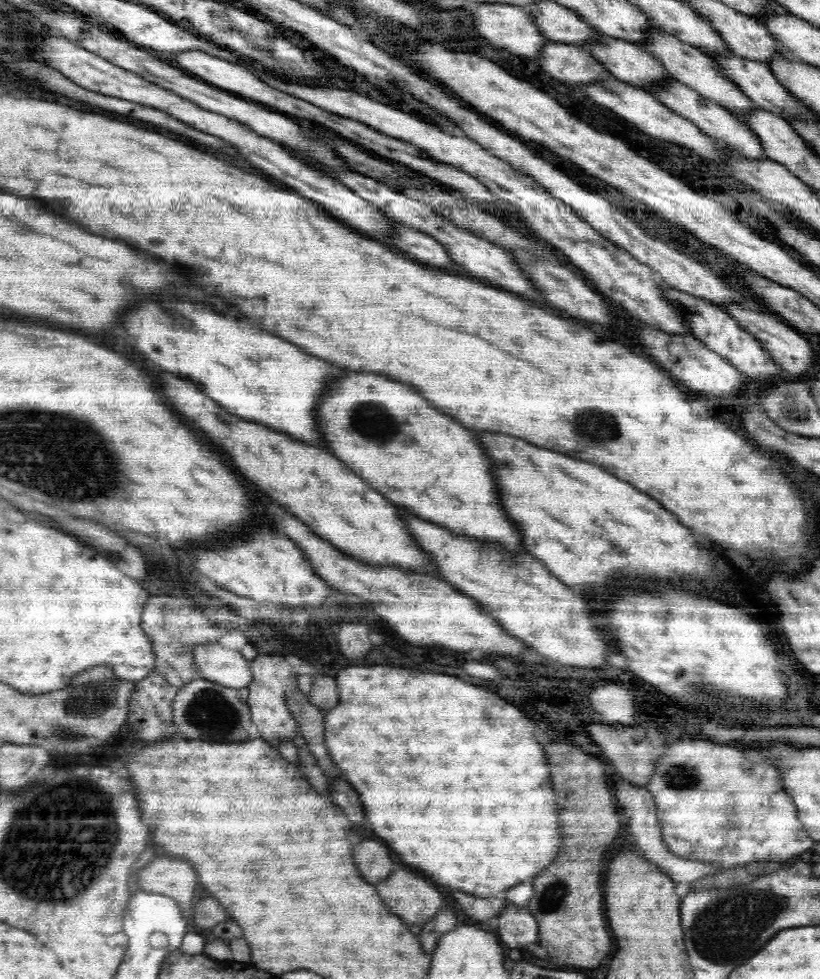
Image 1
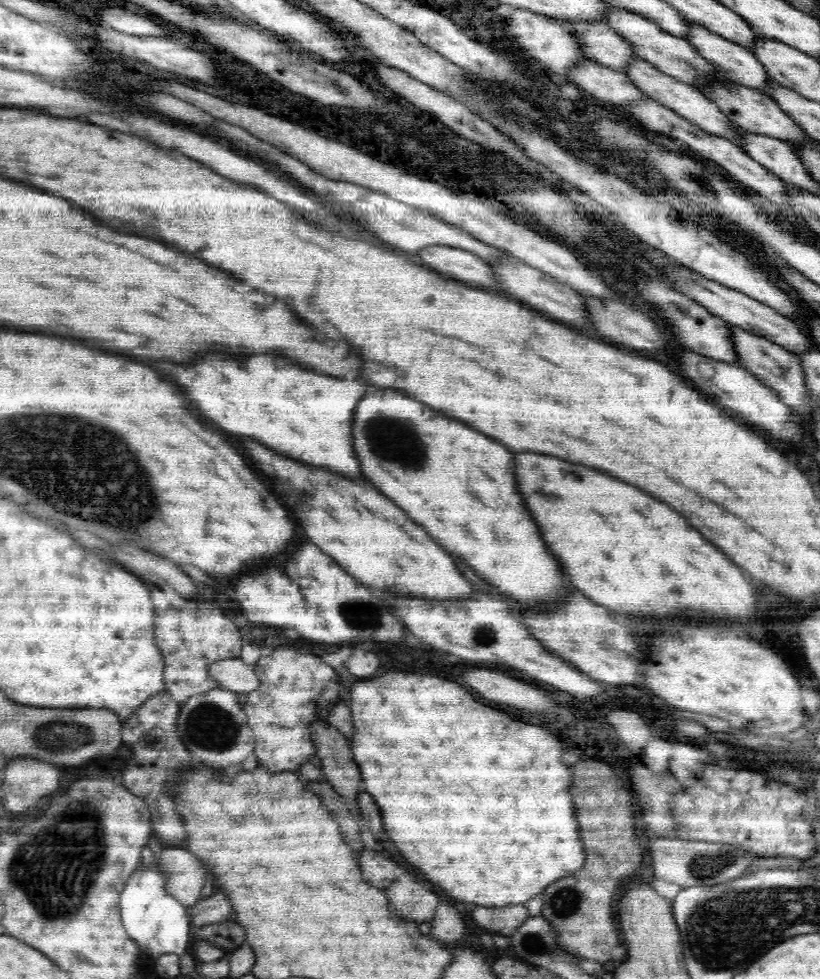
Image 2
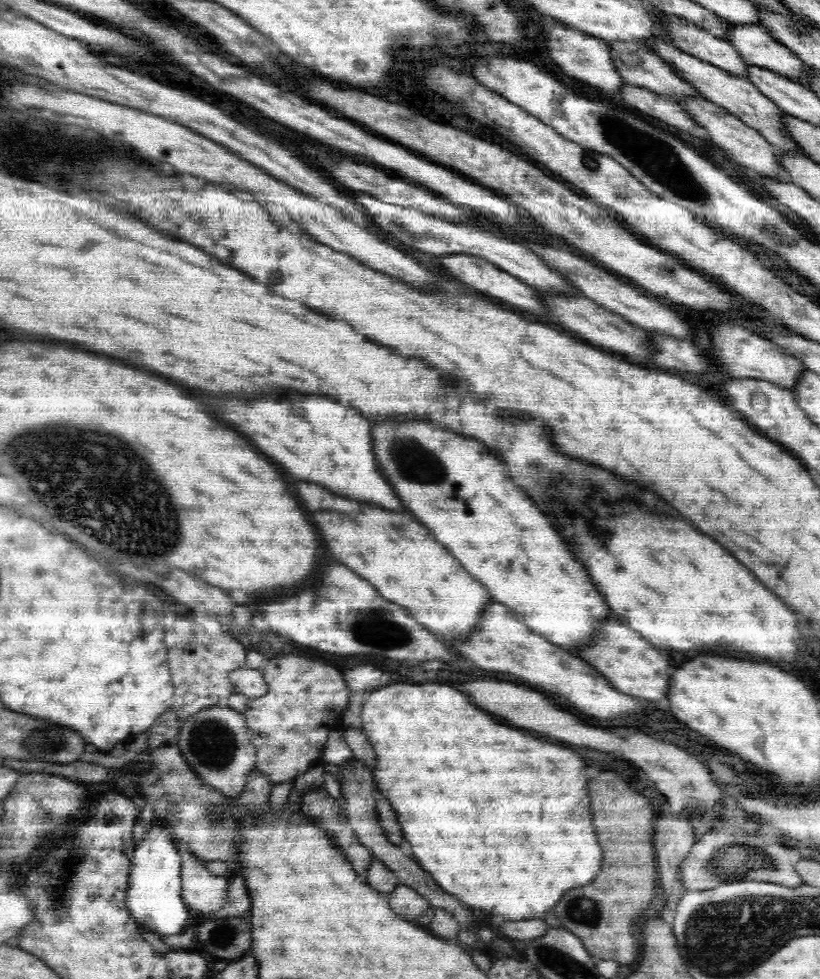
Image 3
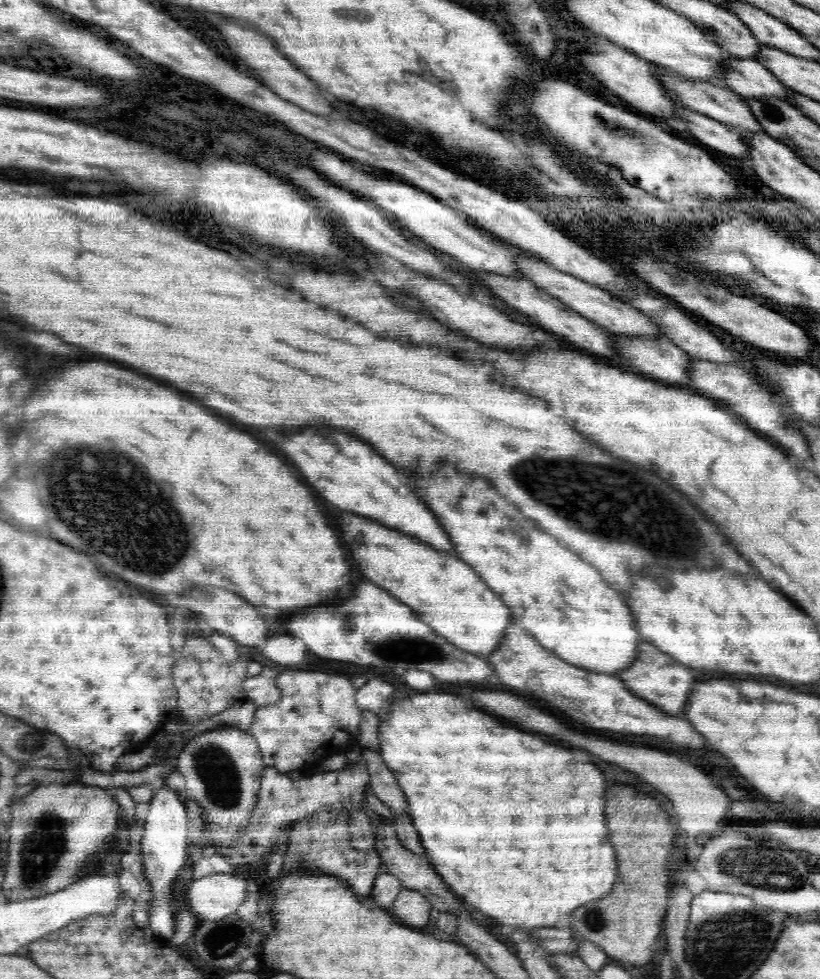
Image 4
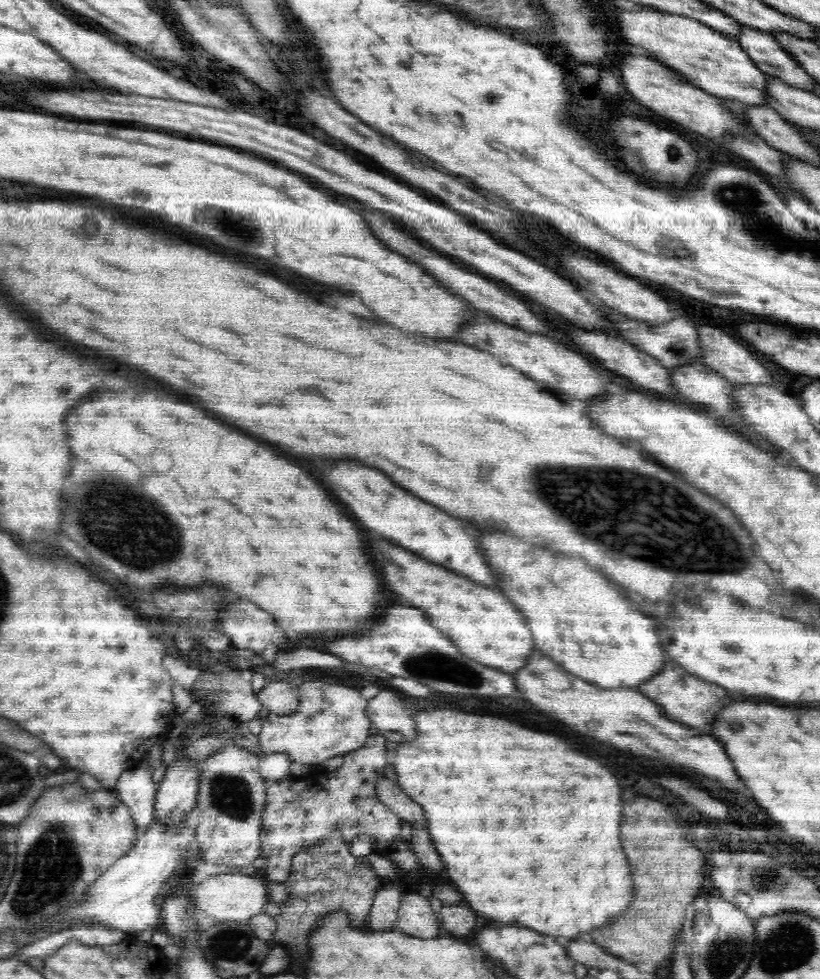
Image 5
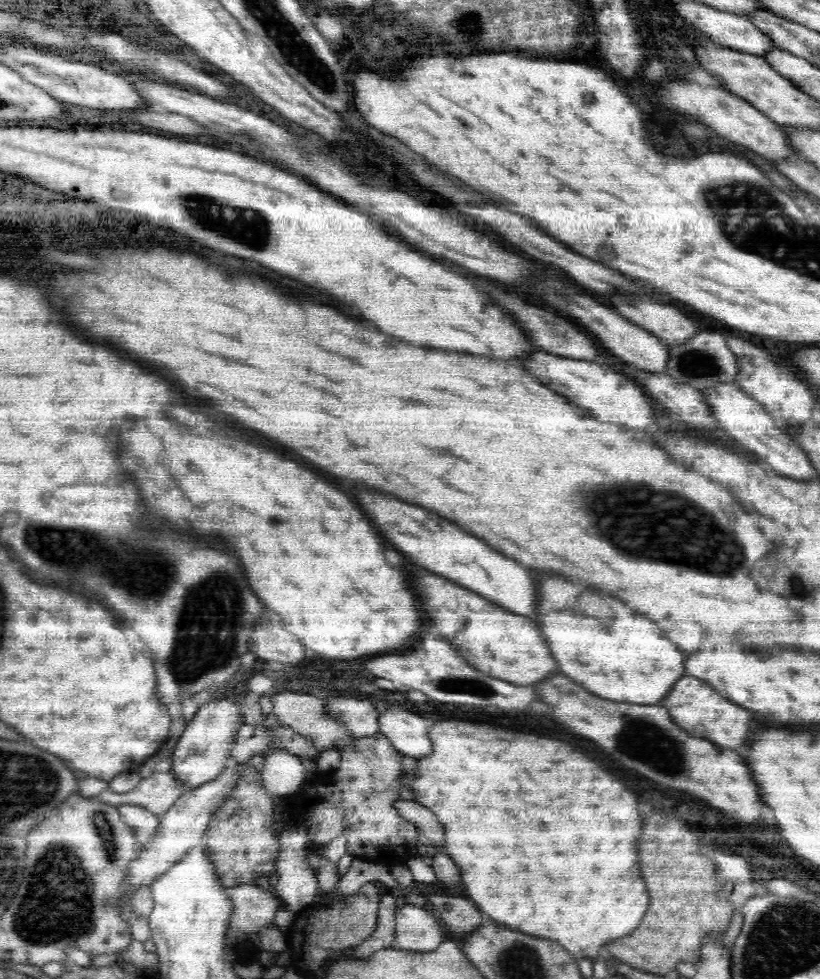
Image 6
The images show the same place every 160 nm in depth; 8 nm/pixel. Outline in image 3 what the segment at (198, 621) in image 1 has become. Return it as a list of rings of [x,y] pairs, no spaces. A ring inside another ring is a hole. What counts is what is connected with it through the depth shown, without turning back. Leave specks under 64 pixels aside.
[[[187,617],[176,618],[170,628],[165,628],[164,643],[168,647],[167,663],[174,687],[171,711],[182,723],[204,708],[228,704],[230,696],[235,693],[229,675],[234,670],[245,668],[248,650],[240,642],[230,636],[227,630],[212,640],[202,626]]]

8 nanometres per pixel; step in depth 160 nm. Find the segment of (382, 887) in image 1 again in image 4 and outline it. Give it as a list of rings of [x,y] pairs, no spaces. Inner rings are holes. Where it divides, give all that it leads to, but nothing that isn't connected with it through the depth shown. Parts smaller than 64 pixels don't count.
[[[402,889],[394,902],[391,913],[398,923],[412,928],[424,927],[430,922],[431,903],[414,889]]]

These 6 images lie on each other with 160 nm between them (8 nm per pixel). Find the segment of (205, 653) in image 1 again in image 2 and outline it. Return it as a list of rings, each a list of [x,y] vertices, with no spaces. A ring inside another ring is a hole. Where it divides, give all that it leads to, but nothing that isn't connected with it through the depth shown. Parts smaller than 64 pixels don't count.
[[[224,658],[212,664],[210,675],[224,688],[236,693],[249,693],[260,686],[255,665],[248,665],[241,658]]]

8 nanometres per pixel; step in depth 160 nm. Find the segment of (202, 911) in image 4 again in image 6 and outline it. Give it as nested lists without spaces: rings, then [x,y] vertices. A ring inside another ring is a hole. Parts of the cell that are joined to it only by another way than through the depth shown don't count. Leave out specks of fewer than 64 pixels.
[[[242,884],[241,886],[225,888],[228,899],[232,901],[232,916],[230,916],[231,927],[240,932],[256,932],[264,926],[271,926],[274,923],[276,912],[285,907],[270,890],[263,890],[258,885]]]

